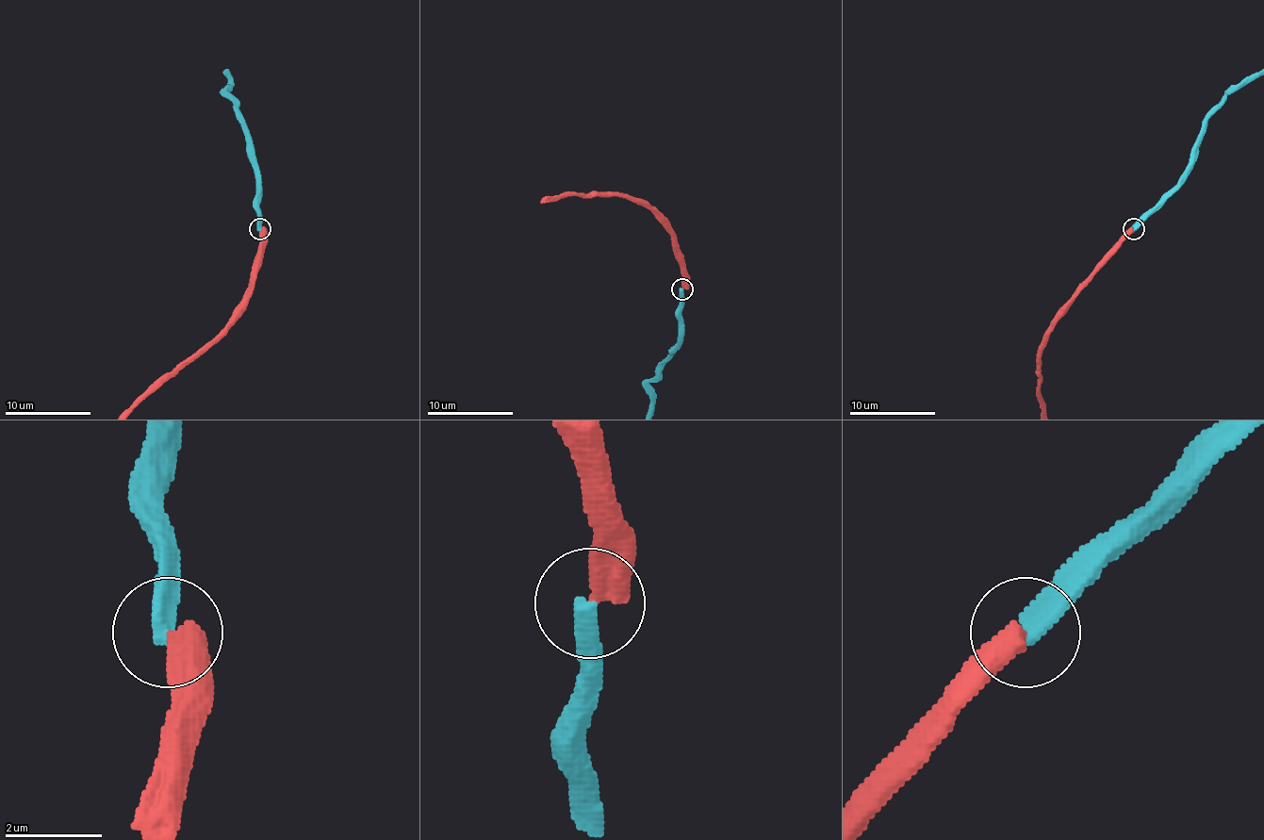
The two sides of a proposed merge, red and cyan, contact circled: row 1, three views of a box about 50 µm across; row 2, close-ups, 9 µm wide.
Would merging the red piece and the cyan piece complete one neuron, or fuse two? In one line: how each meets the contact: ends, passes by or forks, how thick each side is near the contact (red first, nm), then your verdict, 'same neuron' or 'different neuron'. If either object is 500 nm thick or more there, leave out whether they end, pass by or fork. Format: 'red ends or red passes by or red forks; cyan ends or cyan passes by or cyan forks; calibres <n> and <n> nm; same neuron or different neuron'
red ends; cyan ends; calibres 480 and 460 nm; different neuron

